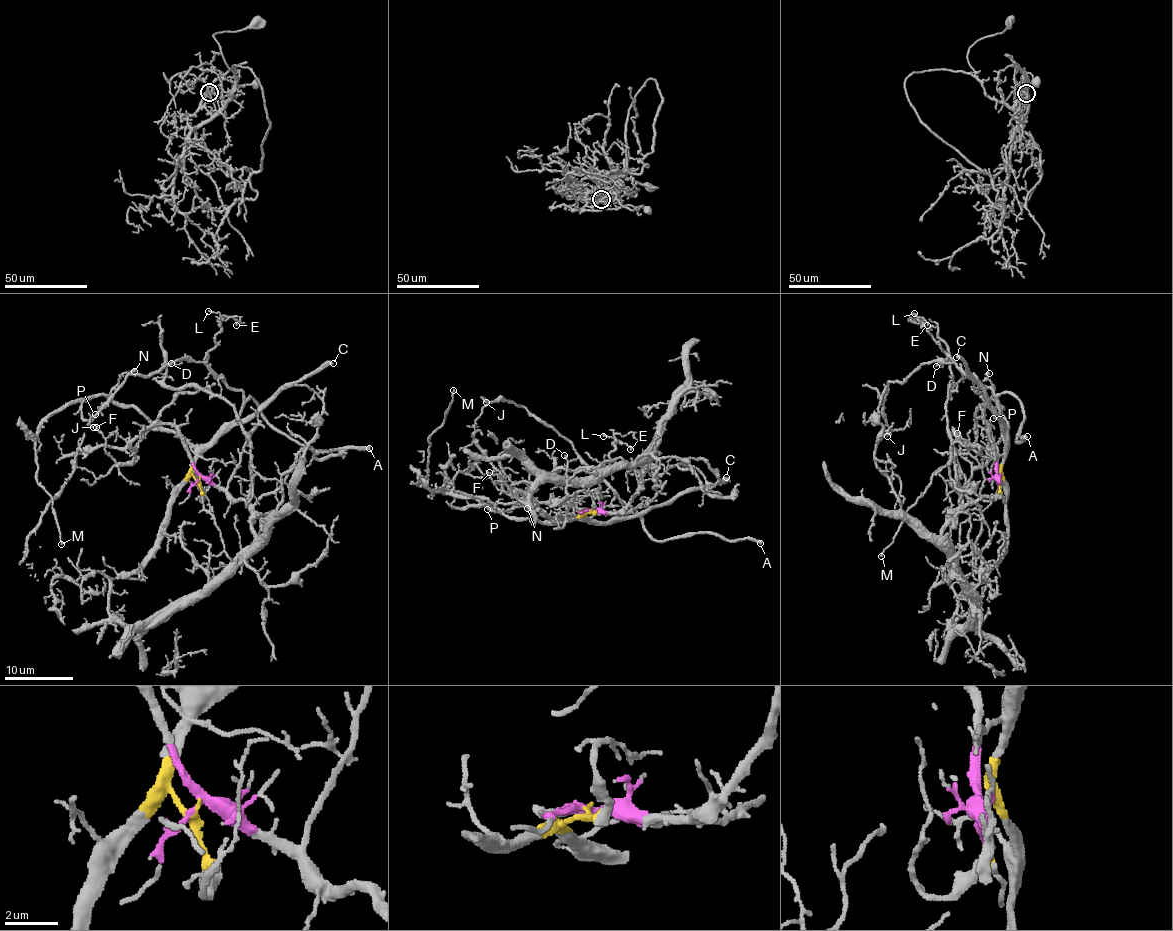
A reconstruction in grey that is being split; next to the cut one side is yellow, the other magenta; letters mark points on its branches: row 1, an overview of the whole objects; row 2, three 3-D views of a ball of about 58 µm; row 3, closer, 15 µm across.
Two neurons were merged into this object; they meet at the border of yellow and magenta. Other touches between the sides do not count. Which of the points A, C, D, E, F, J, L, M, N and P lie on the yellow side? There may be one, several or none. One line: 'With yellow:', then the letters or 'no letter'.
With yellow: A, C, D, E, F, J, L, M, N, P

